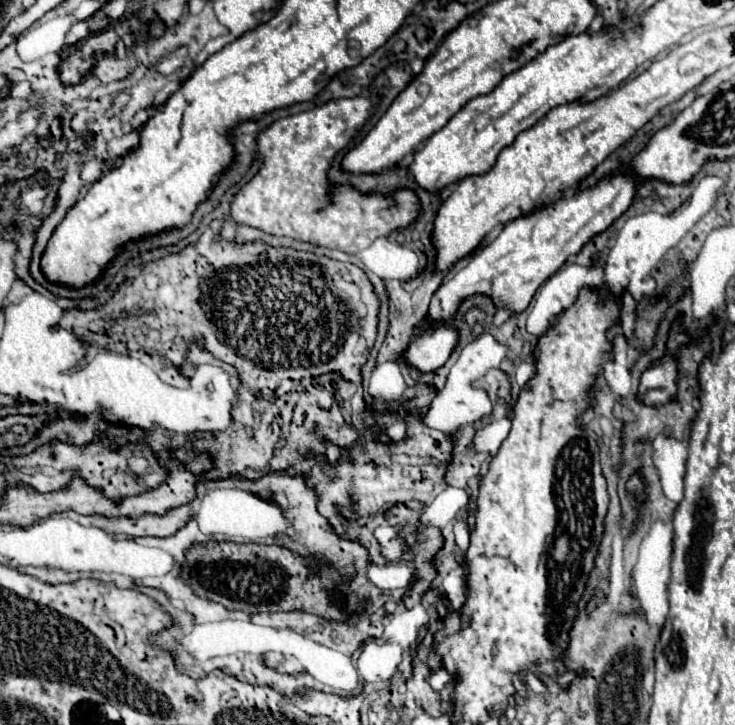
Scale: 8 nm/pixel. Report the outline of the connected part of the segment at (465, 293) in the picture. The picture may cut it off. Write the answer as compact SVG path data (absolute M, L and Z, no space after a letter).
M617 172L611 178L603 178L593 188L575 192L567 200L557 200L551 206L505 224L493 242L485 244L463 270L435 290L427 310L427 328L415 334L401 358L419 372L433 372L441 368L449 360L459 340L457 330L449 328L447 322L457 314L461 302L473 294L489 296L495 308L509 308L513 314L527 310L535 290L551 274L555 274L569 256L577 254L591 240L591 236L609 228L611 222L631 206L633 196L635 182Z

